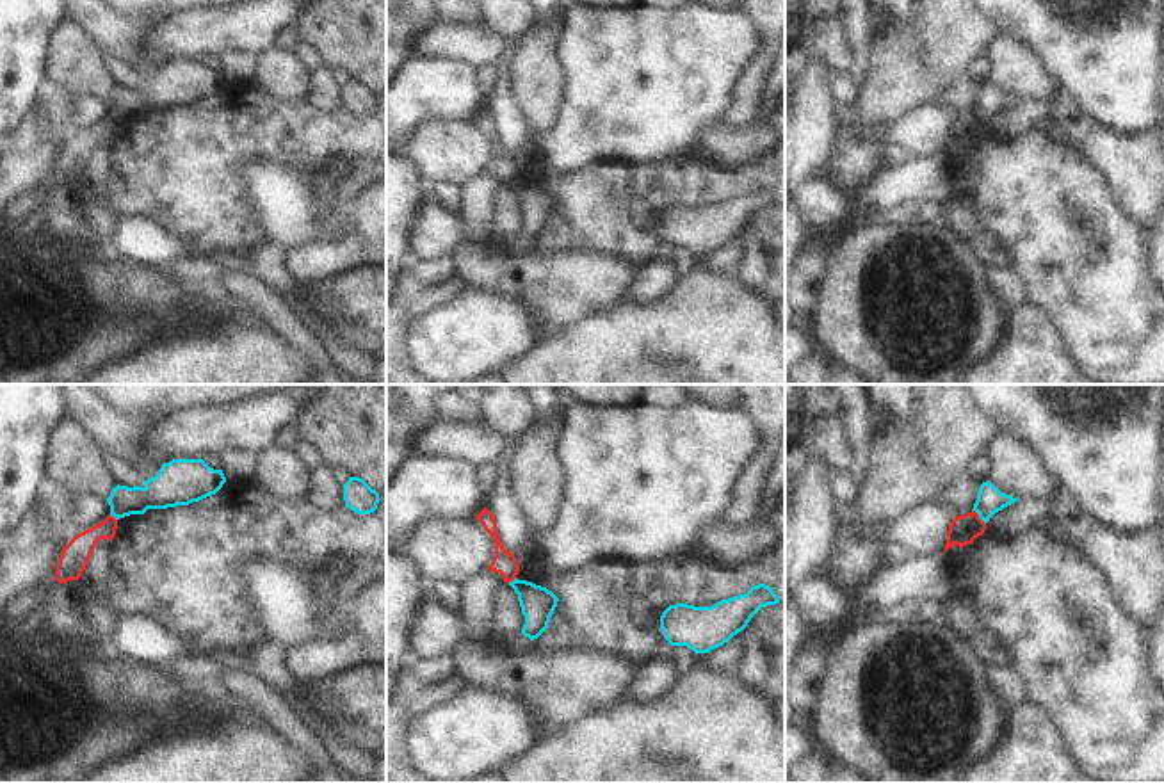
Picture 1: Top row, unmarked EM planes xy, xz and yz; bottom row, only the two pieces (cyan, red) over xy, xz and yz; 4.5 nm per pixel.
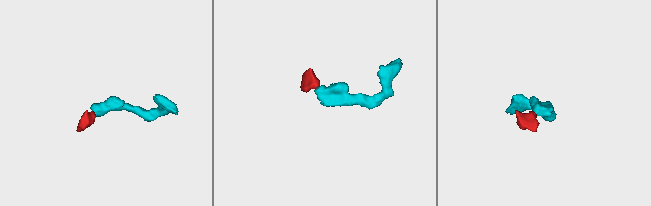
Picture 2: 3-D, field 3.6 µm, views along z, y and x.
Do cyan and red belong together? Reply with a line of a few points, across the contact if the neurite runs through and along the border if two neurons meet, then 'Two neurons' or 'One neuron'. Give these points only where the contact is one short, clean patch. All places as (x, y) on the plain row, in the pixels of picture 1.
Line: yz (972, 111), (985, 125). Two neurons.

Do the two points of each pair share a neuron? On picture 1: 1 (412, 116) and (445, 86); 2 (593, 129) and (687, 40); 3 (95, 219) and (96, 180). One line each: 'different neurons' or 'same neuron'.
1: same neuron
2: same neuron
3: same neuron

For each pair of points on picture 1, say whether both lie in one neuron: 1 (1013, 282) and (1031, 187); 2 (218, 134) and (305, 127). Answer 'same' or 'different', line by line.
1: different
2: same

